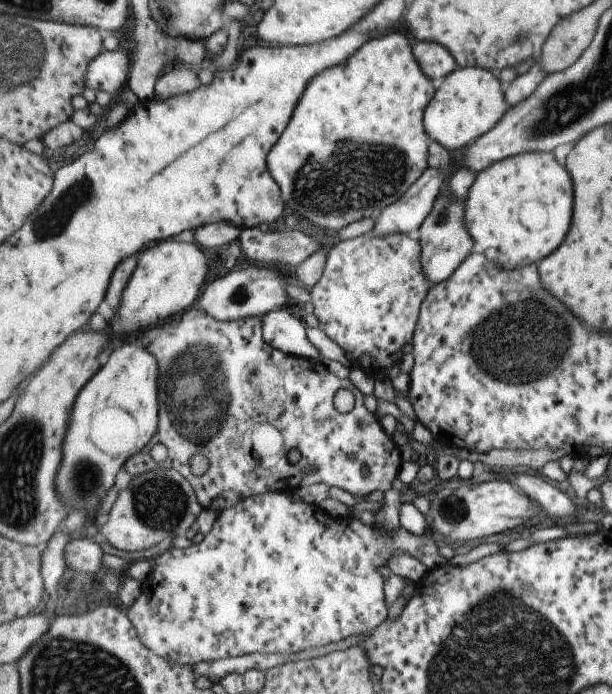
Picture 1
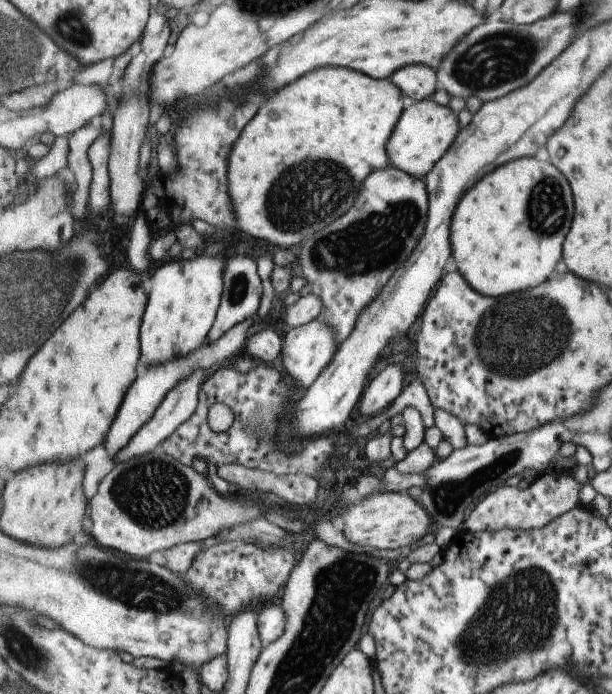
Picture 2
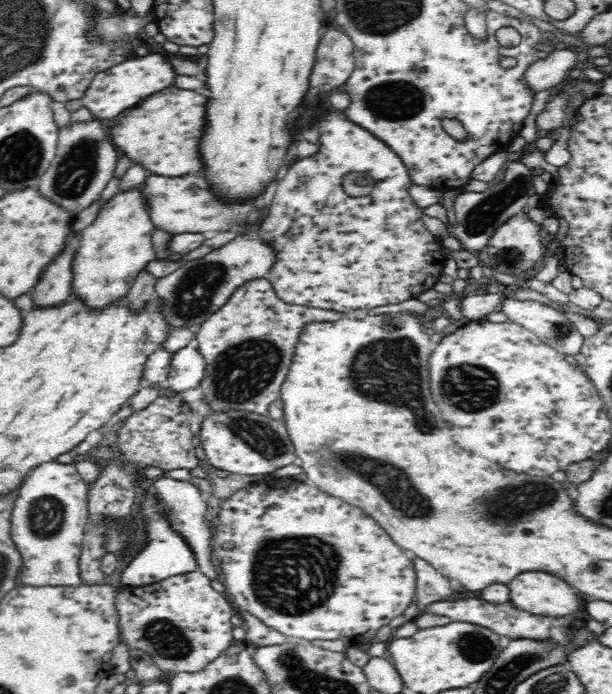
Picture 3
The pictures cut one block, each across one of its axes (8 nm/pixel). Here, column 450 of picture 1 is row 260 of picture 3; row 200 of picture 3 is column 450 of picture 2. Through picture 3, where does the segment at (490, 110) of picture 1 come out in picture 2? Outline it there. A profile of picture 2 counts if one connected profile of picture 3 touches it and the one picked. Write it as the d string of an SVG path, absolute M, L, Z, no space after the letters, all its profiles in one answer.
M425 99L415 102L404 110L393 137L389 140L388 154L391 167L425 179L445 154L449 153L460 134L460 118L449 105L441 106L435 100Z

